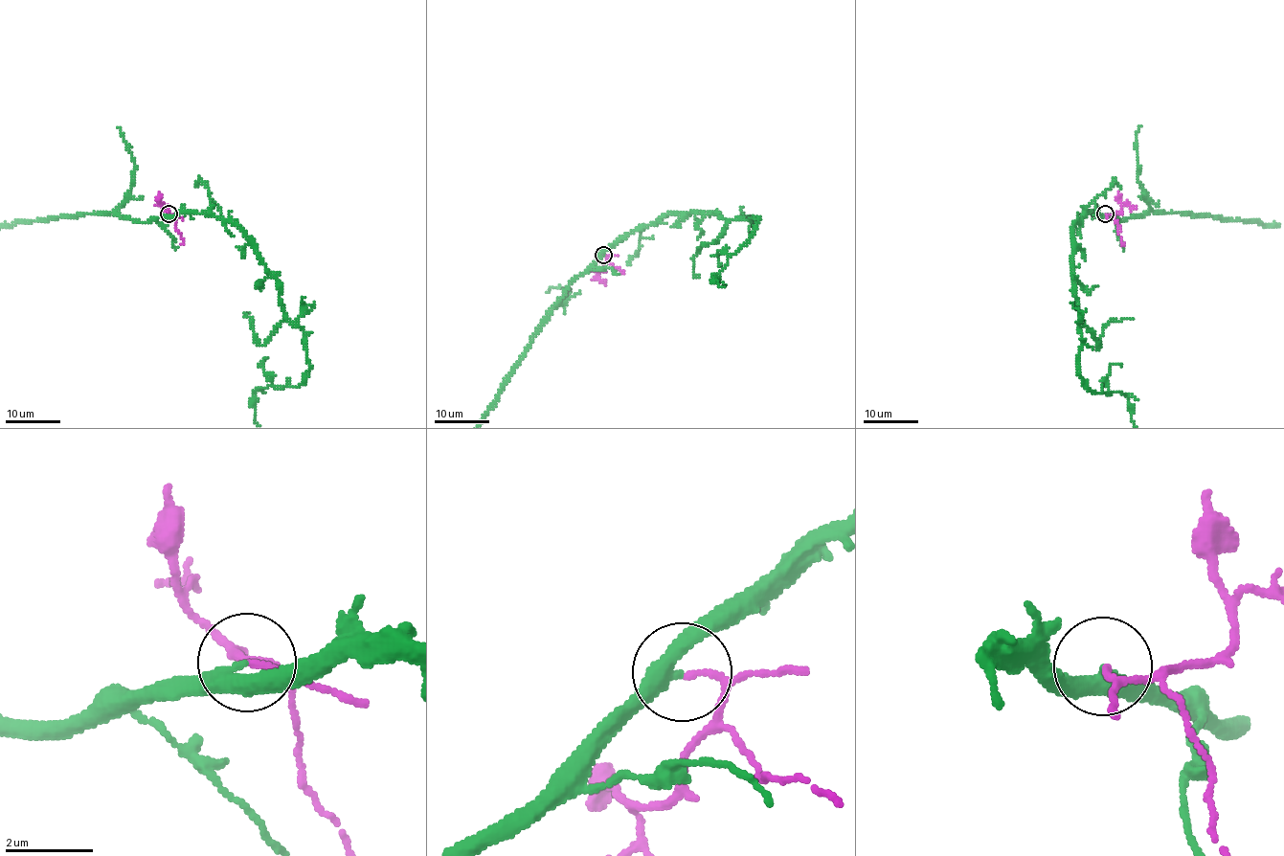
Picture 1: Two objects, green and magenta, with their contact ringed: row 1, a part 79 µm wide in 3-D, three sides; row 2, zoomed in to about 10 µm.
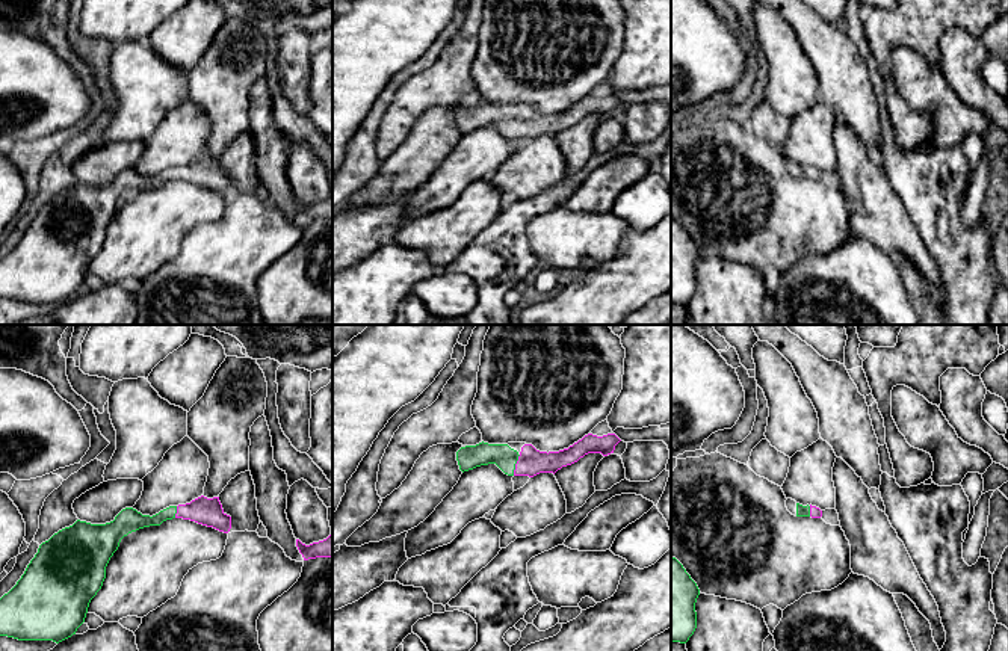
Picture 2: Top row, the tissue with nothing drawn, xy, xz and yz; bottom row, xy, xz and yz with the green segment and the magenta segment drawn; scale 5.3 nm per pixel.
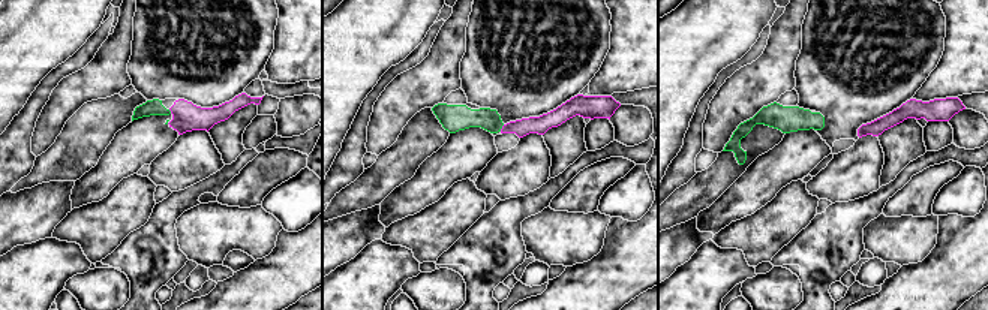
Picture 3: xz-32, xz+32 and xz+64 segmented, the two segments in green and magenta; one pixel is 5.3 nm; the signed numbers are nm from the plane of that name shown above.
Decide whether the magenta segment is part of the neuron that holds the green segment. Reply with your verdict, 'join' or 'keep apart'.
join

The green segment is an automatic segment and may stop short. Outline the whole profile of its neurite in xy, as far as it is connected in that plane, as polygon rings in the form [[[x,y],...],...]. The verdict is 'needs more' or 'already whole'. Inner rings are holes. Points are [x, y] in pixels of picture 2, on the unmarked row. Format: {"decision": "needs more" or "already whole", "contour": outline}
{"decision": "needs more", "contour": [[[204,157],[153,178],[125,169],[106,186],[77,181],[39,207],[21,240],[0,260],[0,298],[59,305],[76,296],[121,201],[172,180],[224,195],[231,190],[231,178],[224,174],[219,159]]]}

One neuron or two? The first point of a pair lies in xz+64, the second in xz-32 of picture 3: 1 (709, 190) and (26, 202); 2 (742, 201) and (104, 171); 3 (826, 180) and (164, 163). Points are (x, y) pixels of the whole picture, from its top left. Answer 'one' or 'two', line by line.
1: two
2: one
3: one

